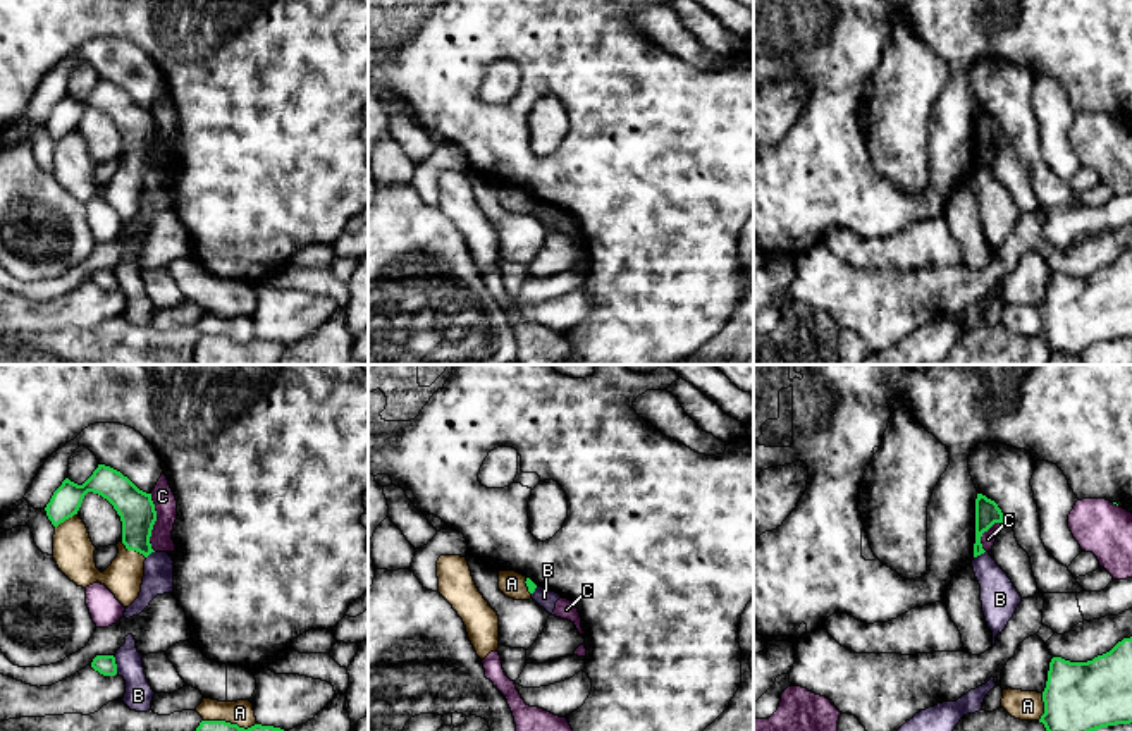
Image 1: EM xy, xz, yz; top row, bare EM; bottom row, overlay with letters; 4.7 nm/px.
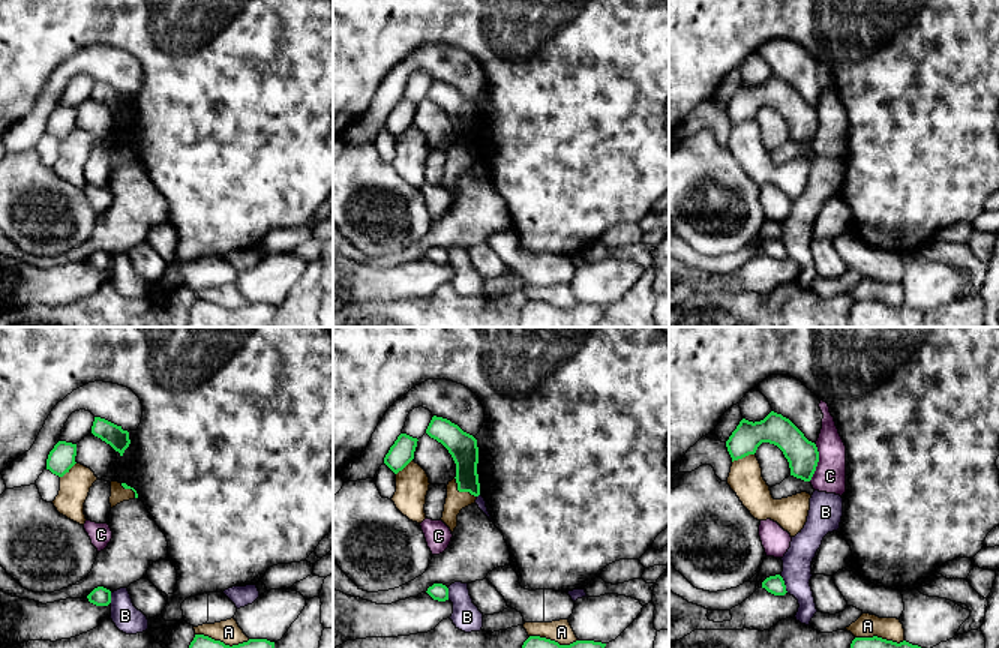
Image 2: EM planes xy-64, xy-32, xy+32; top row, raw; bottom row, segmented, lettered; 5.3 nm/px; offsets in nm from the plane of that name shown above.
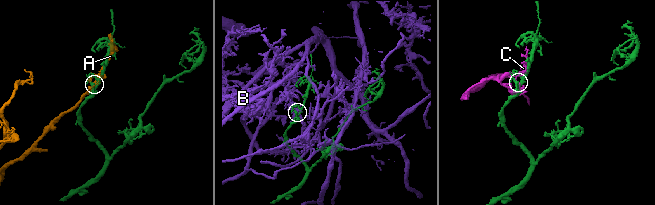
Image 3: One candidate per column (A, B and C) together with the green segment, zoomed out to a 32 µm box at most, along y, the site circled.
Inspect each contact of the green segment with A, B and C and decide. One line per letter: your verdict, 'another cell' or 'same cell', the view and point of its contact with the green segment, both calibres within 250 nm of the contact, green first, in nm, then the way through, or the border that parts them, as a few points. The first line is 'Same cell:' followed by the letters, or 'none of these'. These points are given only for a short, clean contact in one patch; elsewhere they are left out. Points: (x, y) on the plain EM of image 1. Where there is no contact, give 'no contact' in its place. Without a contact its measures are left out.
Same cell: none of these
A: another cell; contact xy (133, 164); calibres 170 and 170 nm
B: another cell; contact xy (116, 279); calibres 100 and 130 nm
C: another cell; contact xy (153, 138); calibres 170 and 110 nm

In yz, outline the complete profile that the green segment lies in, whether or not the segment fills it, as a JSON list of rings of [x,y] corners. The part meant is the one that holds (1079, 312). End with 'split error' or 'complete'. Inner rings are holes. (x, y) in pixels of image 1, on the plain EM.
[[[1132,251],[1118,256],[1110,267],[1087,277],[1053,272],[1043,306],[1044,329],[1039,337],[1056,353],[1082,354],[1087,347],[1132,337]]]; complete

